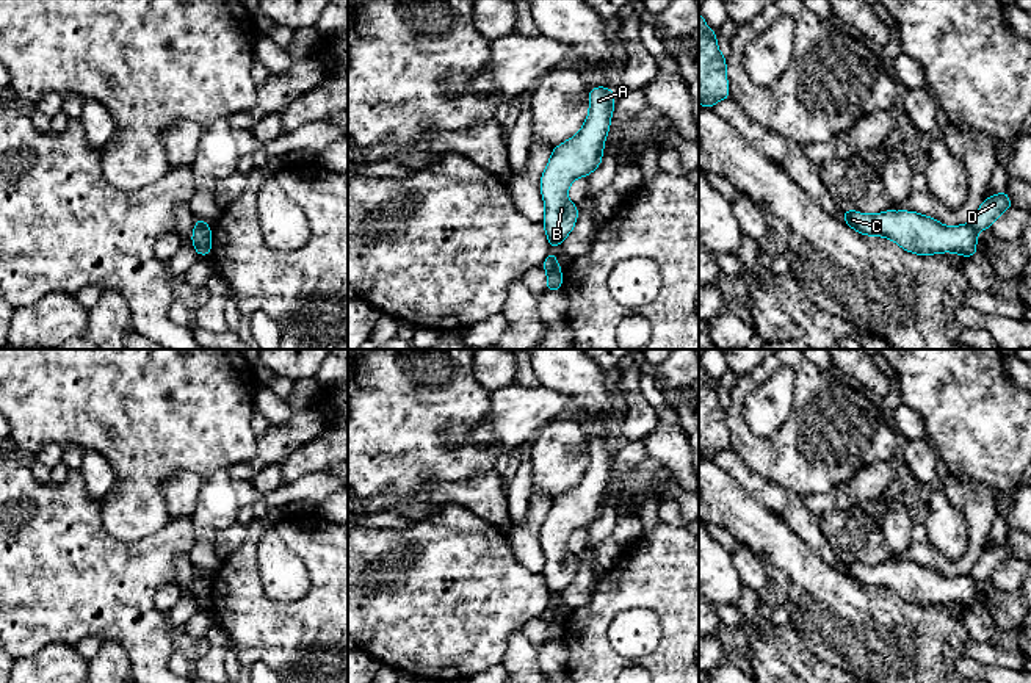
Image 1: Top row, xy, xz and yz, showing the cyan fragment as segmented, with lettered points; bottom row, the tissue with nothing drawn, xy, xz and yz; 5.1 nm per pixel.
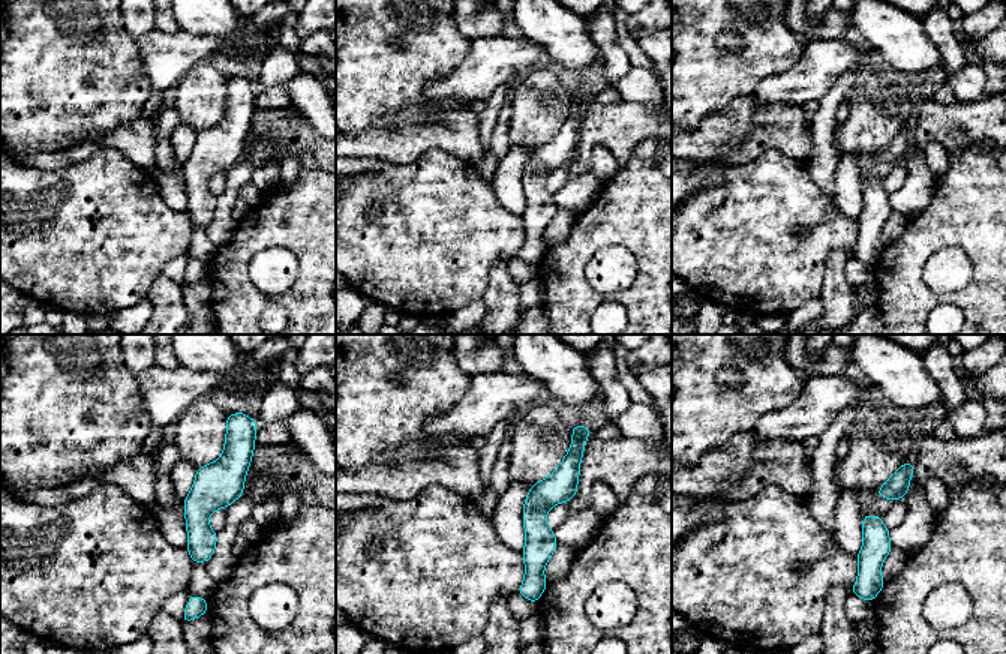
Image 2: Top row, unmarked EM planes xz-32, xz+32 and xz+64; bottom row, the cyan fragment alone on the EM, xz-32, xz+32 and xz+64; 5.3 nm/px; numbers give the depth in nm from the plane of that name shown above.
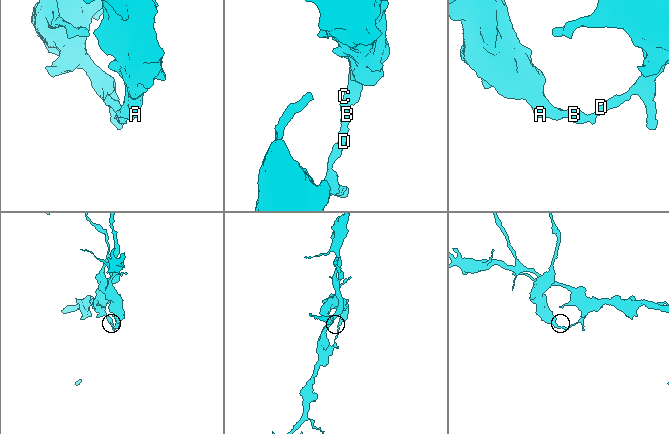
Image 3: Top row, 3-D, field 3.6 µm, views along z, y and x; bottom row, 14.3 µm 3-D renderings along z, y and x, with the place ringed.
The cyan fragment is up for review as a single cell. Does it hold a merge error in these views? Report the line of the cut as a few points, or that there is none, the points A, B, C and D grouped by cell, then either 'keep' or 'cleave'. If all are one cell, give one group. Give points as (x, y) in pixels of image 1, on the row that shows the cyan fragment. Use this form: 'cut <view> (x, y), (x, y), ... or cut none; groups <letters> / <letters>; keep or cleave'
cut xz (560, 271), (547, 273); groups A B C / D; cleave

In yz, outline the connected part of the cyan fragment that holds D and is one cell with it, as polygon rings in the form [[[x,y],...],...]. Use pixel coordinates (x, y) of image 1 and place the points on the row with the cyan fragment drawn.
[[[997,193],[993,197],[987,197],[982,201],[981,207],[970,221],[970,226],[976,232],[992,229],[993,221],[1009,208],[1012,208],[1012,204],[1007,193]]]

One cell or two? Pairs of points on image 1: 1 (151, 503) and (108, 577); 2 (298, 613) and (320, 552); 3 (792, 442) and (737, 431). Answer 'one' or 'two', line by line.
1: two
2: one
3: one

